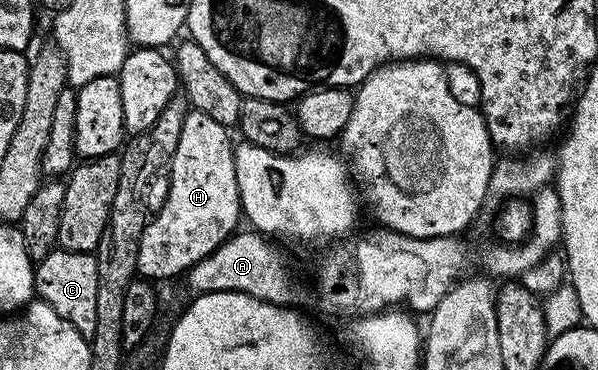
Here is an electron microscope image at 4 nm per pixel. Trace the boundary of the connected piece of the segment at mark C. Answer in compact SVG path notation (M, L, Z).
M55 247L34 267L34 292L60 319L72 323L87 339L96 331L96 259L94 253L77 253Z

